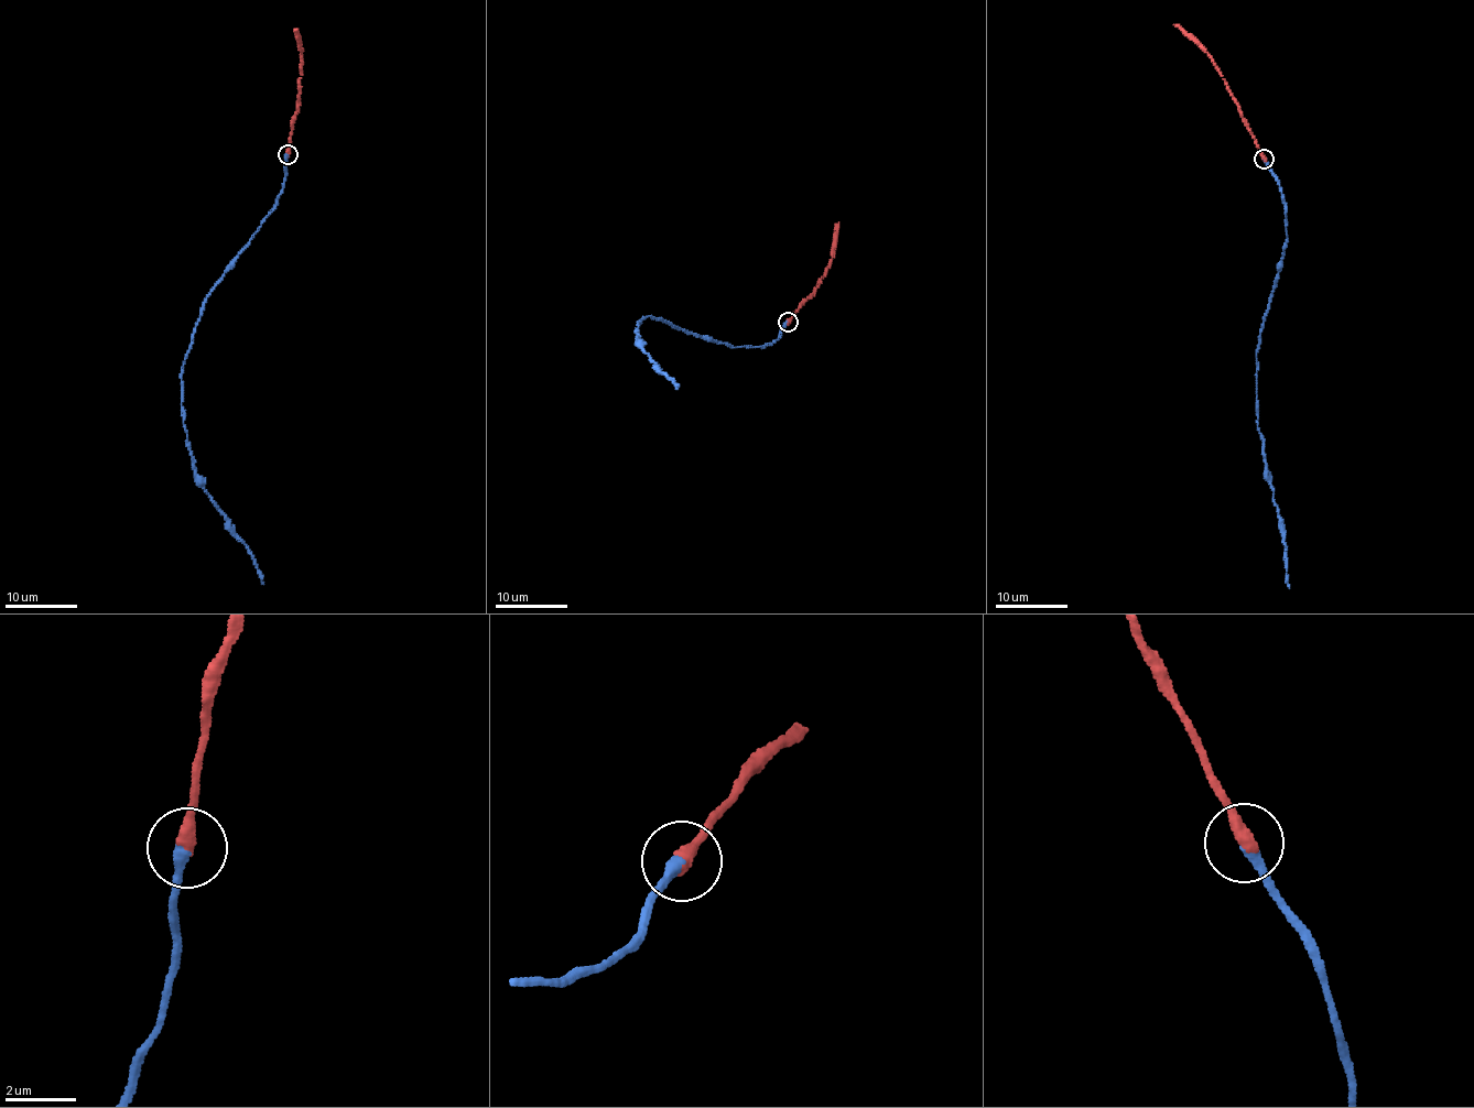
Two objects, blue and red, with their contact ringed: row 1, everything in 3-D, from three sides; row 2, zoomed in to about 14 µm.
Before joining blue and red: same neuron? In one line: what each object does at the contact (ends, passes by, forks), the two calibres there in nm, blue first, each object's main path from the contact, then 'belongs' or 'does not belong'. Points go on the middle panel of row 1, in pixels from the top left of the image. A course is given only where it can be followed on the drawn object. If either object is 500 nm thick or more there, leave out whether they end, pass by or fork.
blue ends there; red ends there; 320 nm thick on the blue side, 420 nm on the other; blue runs (788, 323), (771, 343), (748, 348), (710, 341), (651, 316), (637, 322), (636, 341), (678, 389); red runs (788, 323), (815, 291), (828, 265), (838, 221); belongs

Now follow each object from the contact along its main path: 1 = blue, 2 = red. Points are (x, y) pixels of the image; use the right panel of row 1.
1: (1264, 159), (1279, 185), (1287, 225), (1282, 267), (1256, 351), (1257, 408), (1267, 478), (1280, 516), (1289, 588)
2: (1264, 159), (1213, 60), (1173, 24)

